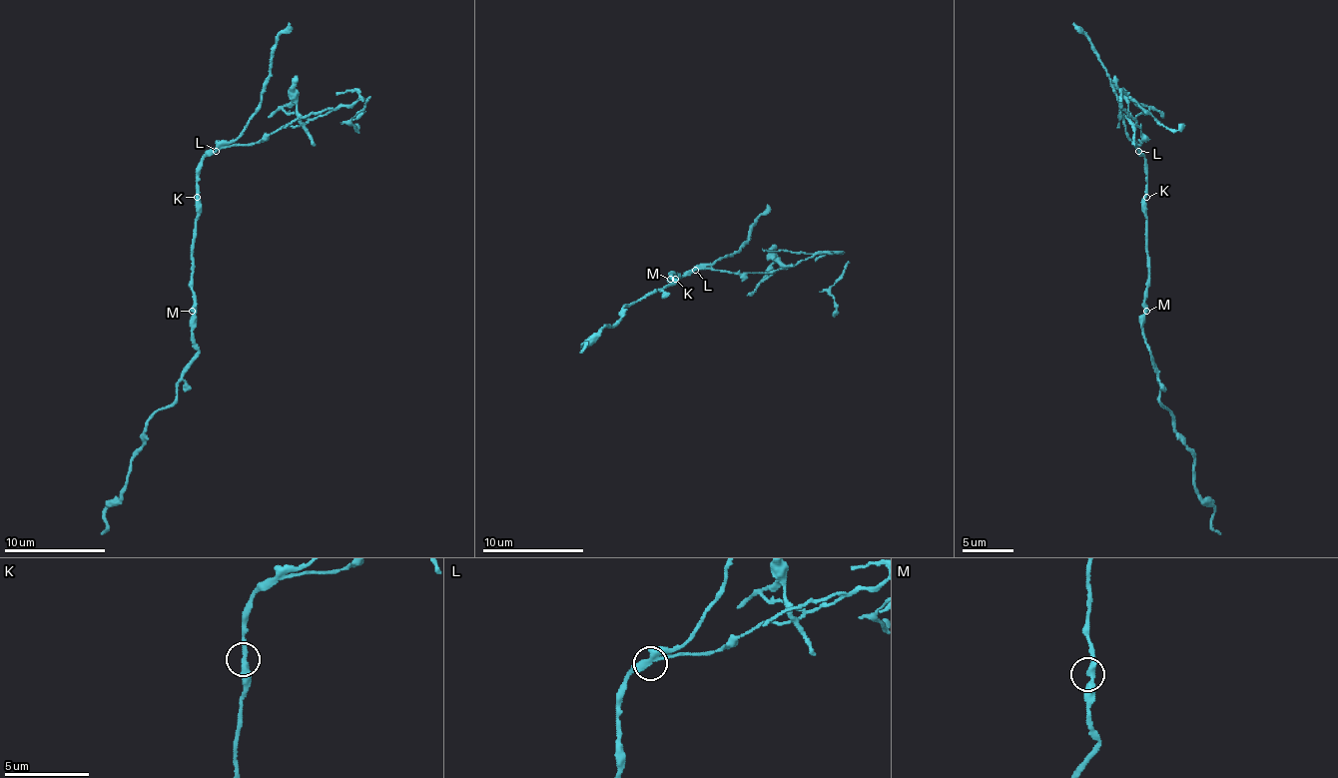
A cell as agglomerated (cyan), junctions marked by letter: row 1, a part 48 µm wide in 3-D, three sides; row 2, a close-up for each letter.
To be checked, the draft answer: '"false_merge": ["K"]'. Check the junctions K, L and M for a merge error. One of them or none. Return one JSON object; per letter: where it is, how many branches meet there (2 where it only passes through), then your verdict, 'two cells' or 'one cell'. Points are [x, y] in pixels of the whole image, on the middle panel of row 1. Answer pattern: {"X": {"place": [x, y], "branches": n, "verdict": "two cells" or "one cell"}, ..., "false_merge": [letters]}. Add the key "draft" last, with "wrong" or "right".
{"K": {"place": [675, 279], "branches": 2, "verdict": "one cell"}, "L": {"place": [695, 270], "branches": 2, "verdict": "two cells"}, "M": {"place": [670, 279], "branches": 2, "verdict": "one cell"}, "false_merge": ["L"], "draft": "wrong"}

